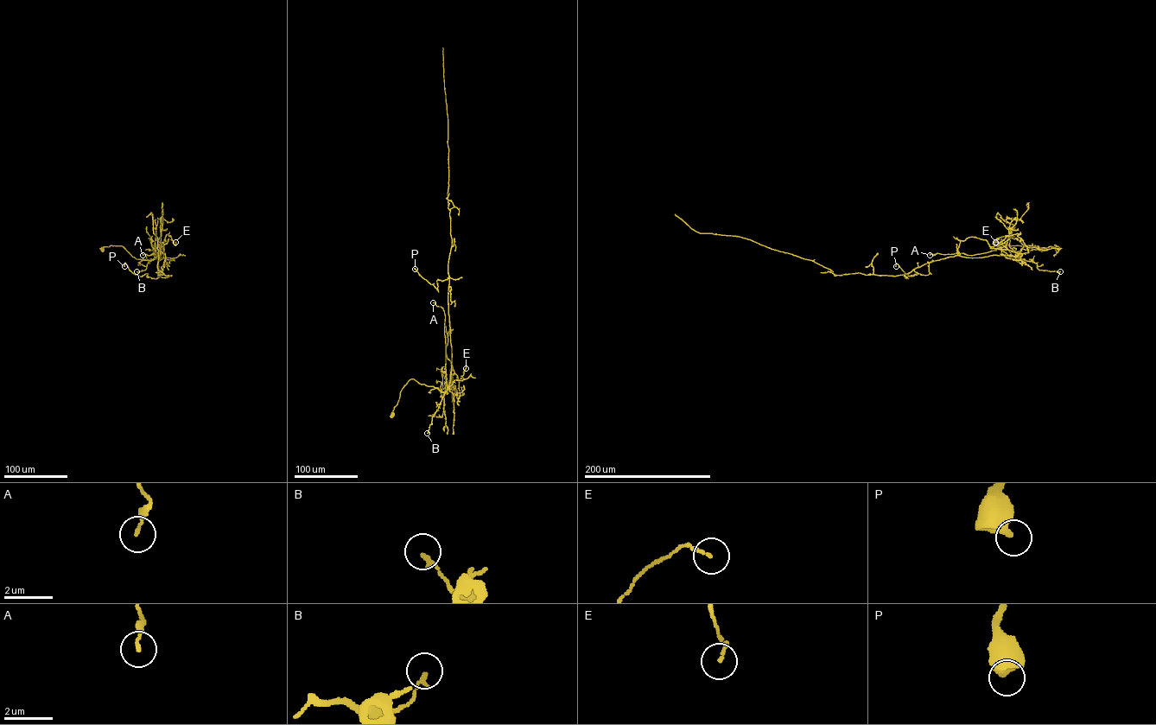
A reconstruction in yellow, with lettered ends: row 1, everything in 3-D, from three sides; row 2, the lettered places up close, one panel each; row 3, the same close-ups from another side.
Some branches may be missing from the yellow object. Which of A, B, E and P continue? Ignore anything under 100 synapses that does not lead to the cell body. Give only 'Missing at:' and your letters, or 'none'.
Missing at: none

